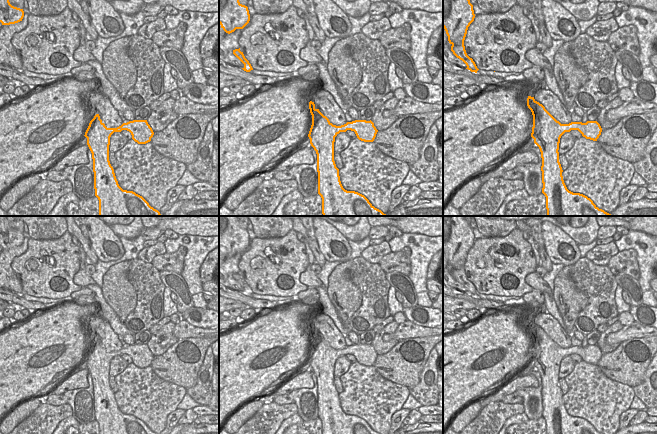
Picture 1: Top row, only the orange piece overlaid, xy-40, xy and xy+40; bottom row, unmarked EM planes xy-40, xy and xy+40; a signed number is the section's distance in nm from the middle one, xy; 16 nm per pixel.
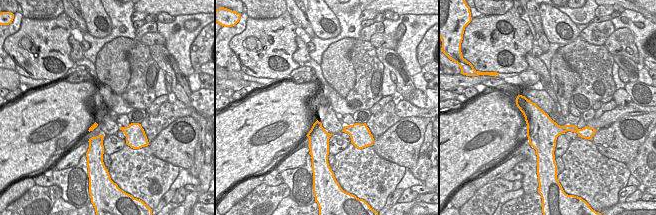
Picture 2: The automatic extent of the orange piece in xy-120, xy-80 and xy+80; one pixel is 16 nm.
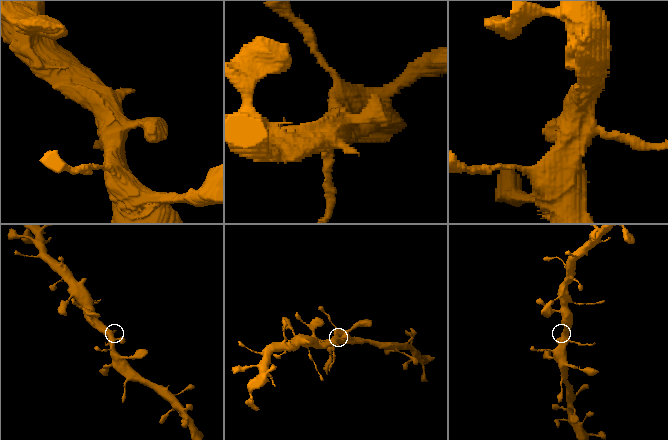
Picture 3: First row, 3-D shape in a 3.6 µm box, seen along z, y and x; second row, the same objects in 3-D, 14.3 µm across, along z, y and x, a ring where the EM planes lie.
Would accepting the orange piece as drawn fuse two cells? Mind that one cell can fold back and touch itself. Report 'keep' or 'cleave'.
keep

